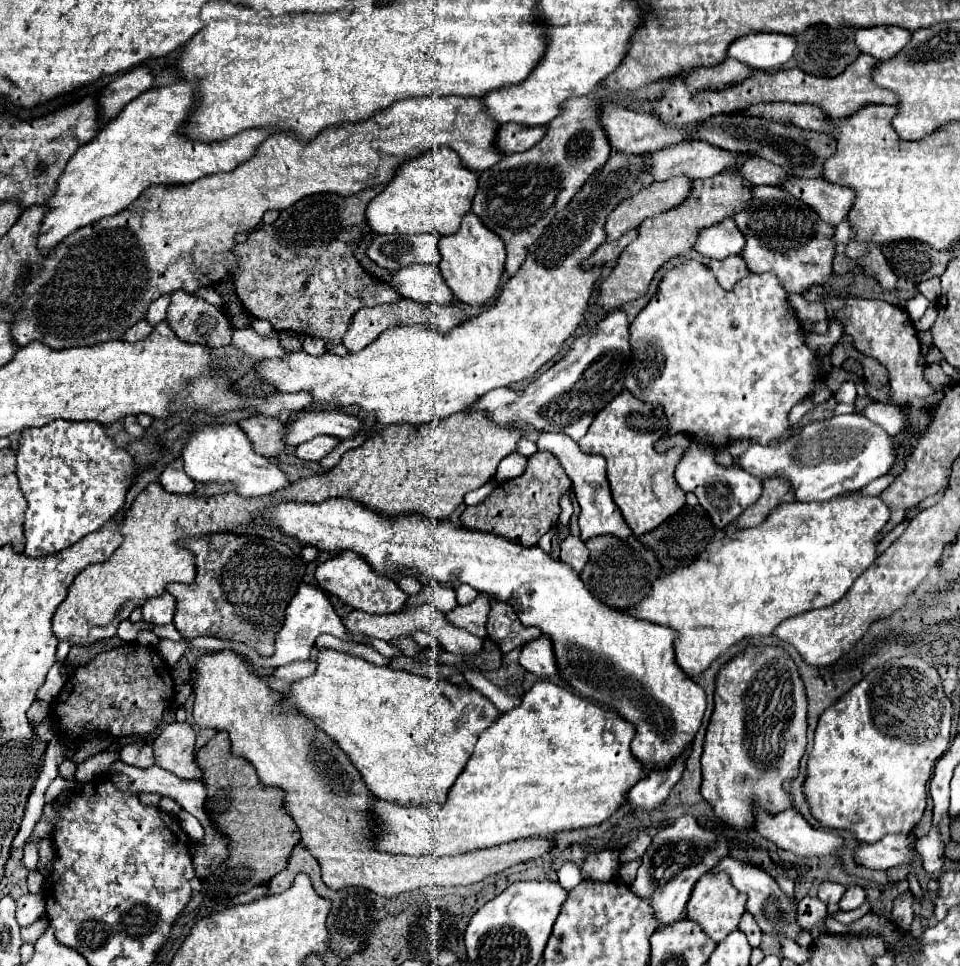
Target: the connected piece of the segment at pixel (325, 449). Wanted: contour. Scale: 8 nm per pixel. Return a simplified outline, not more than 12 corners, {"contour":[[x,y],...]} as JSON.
{"contour":[[317,435],[297,445],[303,461],[319,461],[335,449],[339,439]]}

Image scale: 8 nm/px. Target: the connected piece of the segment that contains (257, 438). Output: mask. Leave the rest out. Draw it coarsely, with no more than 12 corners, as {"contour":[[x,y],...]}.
{"contour":[[255,415],[239,427],[267,459],[289,453],[285,425]]}

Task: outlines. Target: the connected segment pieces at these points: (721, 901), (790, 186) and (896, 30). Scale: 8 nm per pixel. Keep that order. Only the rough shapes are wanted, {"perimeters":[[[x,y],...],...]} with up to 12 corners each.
{"perimeters":[[[703,875],[685,913],[715,943],[737,929],[747,897]],[[789,177],[781,189],[833,227],[853,205],[849,187]],[[901,27],[855,29],[861,53],[883,61],[899,53],[911,31]]]}

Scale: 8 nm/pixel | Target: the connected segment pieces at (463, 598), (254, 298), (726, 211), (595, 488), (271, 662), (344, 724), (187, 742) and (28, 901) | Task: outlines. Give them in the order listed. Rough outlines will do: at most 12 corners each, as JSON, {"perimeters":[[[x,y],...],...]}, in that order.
{"perimeters":[[[469,585],[457,587],[457,603],[471,603],[479,593]],[[385,185],[319,193],[237,243],[235,293],[339,345],[401,299],[353,255]],[[731,171],[695,181],[685,203],[639,225],[597,305],[639,299],[697,231],[745,207]],[[541,433],[573,481],[583,541],[633,535],[611,499],[603,457],[573,439]],[[303,585],[285,611],[275,655],[279,667],[309,659],[321,633],[355,641],[329,595]],[[321,649],[277,705],[369,791],[443,805],[499,717],[473,687]],[[169,723],[153,741],[155,765],[199,779],[195,733]],[[41,893],[17,899],[17,923],[35,923],[45,911]]]}

